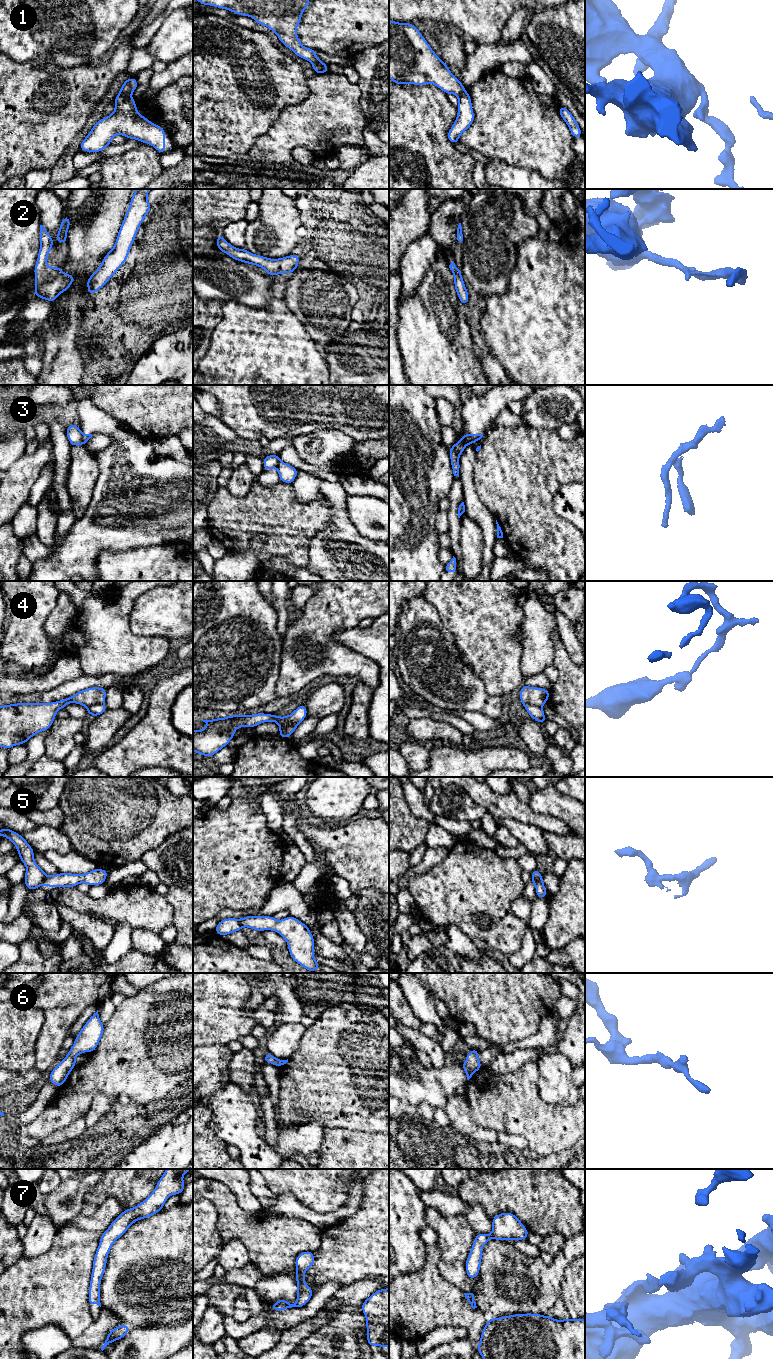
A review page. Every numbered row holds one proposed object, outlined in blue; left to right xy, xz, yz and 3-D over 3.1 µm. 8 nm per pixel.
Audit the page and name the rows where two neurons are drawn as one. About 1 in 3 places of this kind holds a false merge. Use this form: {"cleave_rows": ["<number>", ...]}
{"cleave_rows": ["1", "3", "4", "5"]}

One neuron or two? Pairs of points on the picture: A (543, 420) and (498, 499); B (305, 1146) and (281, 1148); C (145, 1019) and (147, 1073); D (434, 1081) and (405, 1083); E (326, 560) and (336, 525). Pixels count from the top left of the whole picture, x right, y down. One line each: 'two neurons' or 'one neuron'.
A: two neurons
B: one neuron
C: one neuron
D: one neuron
E: one neuron

